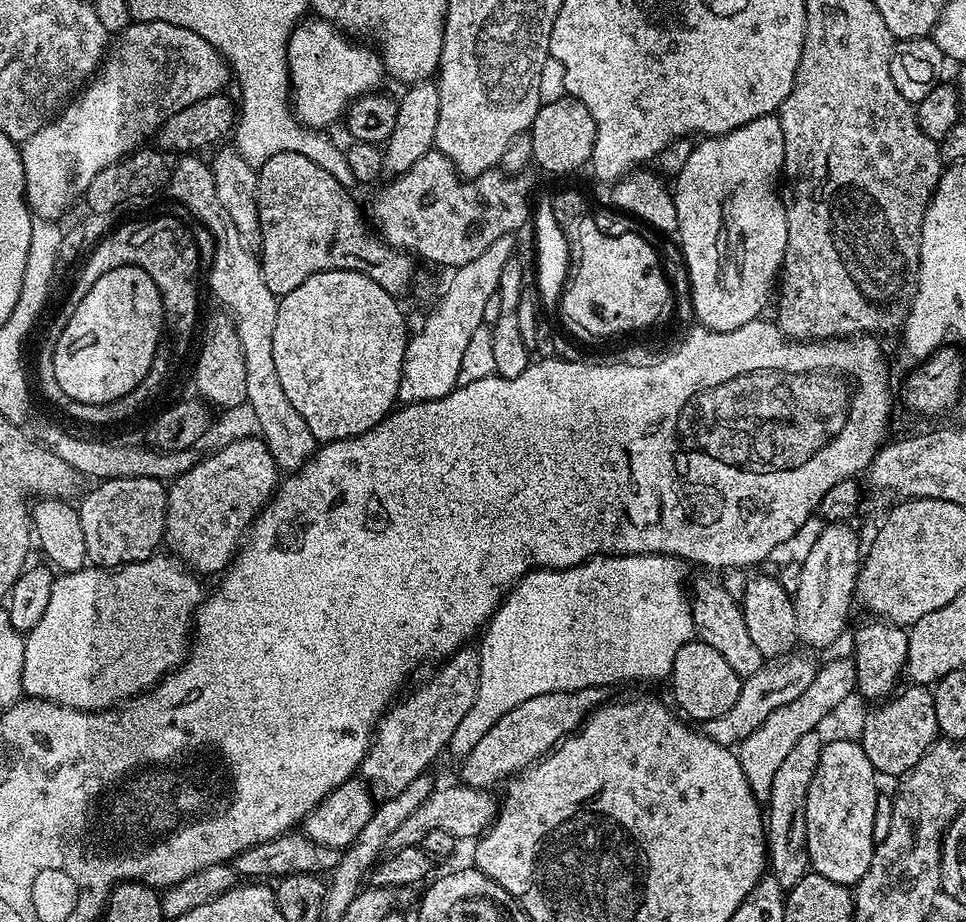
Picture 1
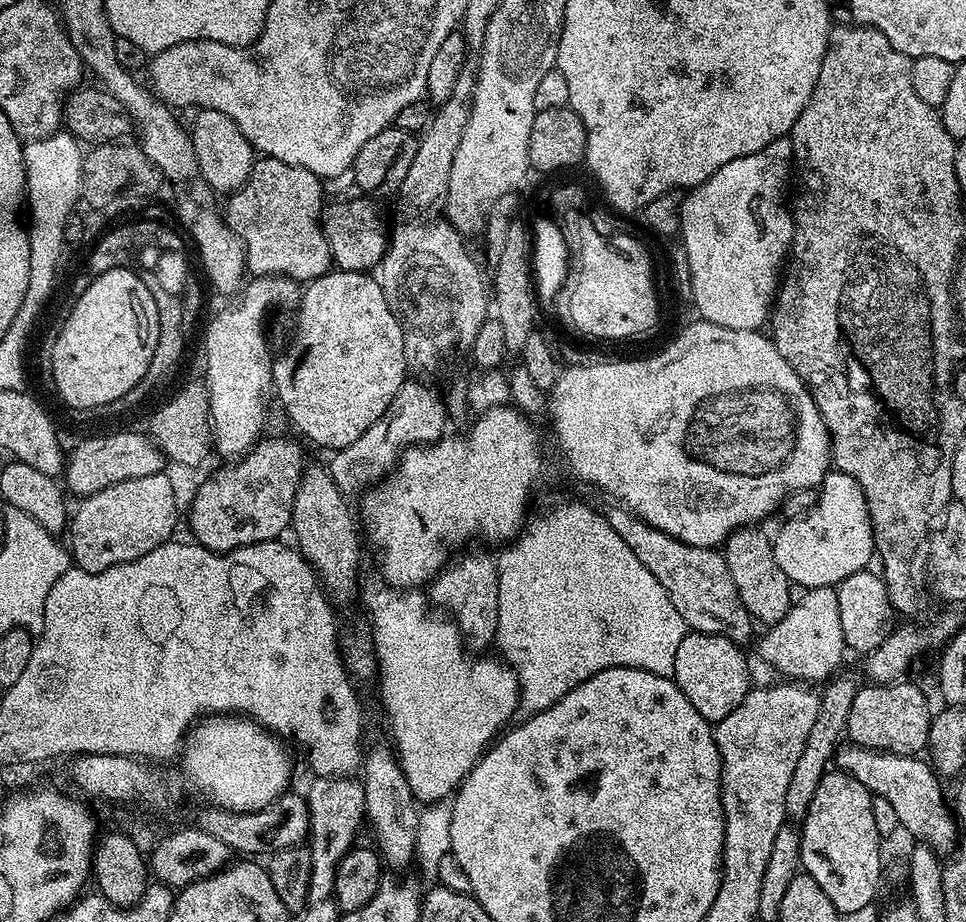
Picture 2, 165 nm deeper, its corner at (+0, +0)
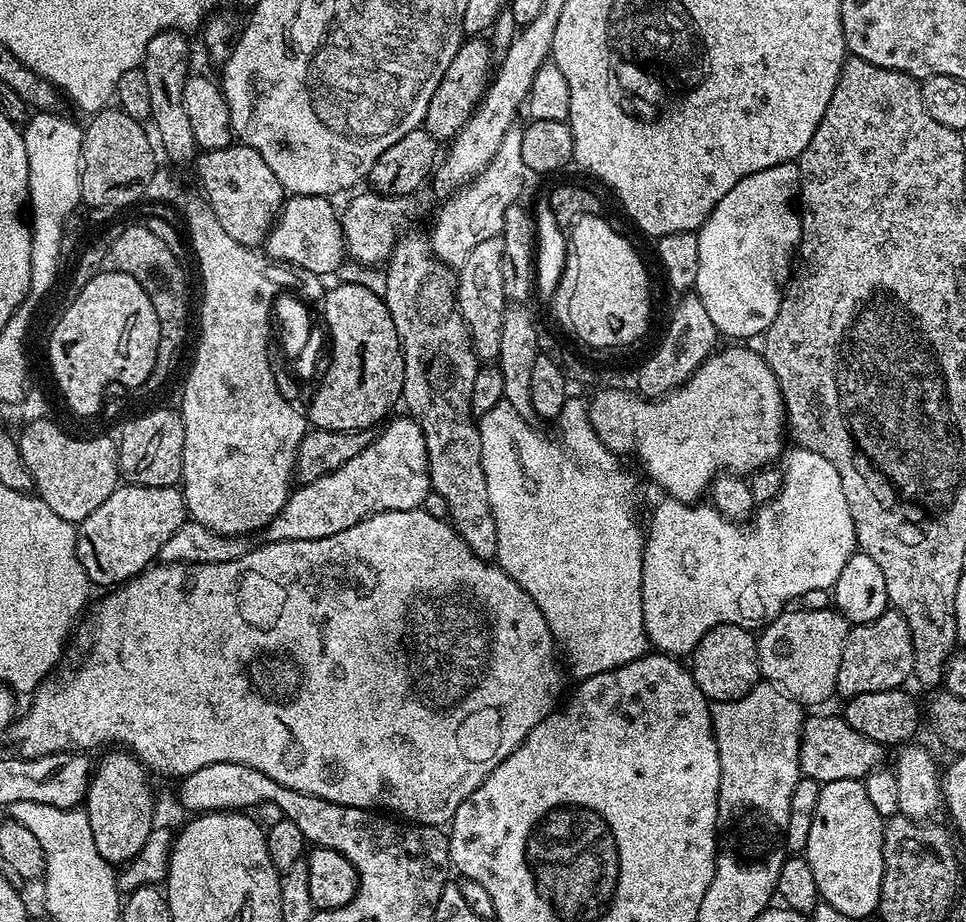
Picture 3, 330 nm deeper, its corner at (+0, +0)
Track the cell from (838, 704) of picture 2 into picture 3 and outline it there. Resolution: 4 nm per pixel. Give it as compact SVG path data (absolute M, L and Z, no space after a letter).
M889 610L874 622L865 624L853 624L849 627L848 637L842 646L842 662L838 662L838 678L836 679L836 692L844 695L844 698L851 698L863 692L874 690L890 690L907 685L907 680L912 676L914 666L914 646L910 638L910 626L906 626L906 618L895 610Z

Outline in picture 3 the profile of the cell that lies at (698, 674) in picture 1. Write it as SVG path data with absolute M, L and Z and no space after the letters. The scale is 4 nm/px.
M720 624L698 642L690 657L690 671L705 700L737 700L761 683L756 641L757 637L749 629L739 628L737 624Z

